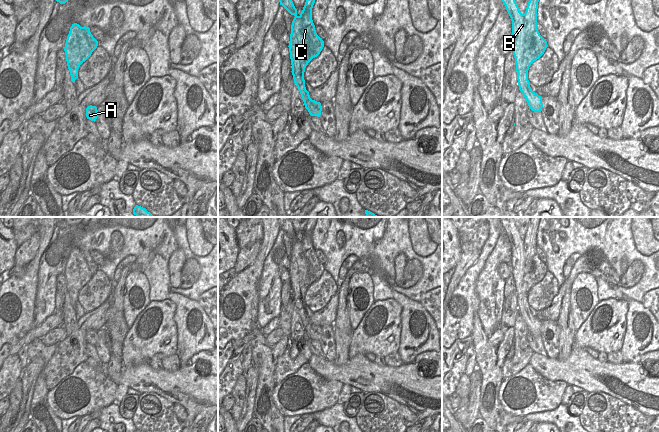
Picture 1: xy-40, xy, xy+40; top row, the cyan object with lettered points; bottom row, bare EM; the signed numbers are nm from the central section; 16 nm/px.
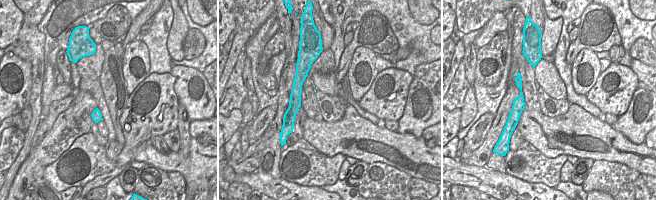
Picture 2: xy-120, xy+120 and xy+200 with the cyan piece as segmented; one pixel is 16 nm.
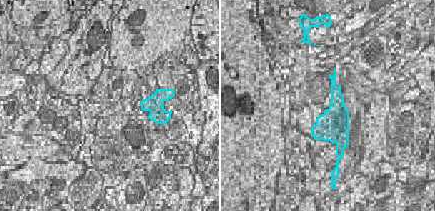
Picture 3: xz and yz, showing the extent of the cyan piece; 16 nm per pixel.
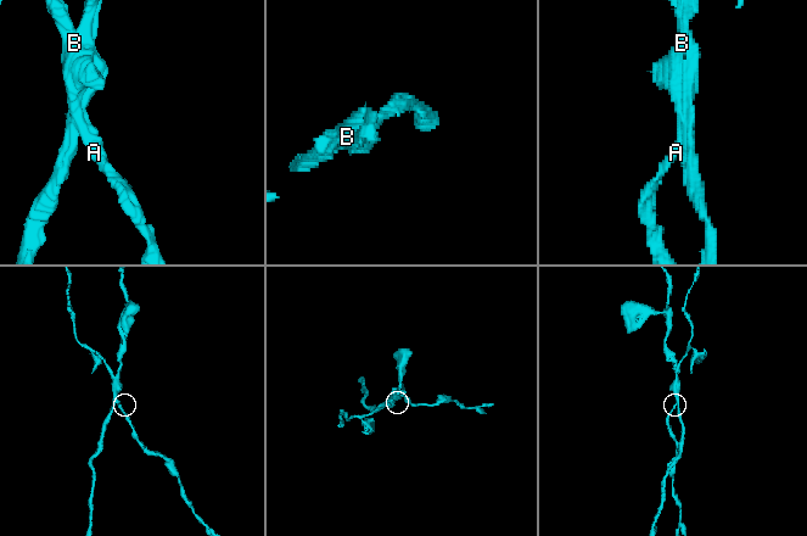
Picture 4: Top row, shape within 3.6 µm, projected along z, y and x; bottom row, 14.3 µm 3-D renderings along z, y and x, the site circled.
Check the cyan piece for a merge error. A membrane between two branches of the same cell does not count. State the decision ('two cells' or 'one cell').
two cells

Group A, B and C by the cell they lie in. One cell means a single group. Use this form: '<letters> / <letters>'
A B / C

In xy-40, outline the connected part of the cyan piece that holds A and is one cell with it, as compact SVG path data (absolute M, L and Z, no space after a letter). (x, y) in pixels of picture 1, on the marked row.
M92 105L88 106L86 108L86 117L87 119L95 122L98 117L97 107Z

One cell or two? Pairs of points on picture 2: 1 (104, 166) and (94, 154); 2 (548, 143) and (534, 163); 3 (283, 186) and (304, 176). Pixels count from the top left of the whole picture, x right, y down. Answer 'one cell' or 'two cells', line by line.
1: one cell
2: two cells
3: two cells

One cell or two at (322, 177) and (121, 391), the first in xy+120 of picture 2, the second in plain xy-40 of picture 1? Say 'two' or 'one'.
two

